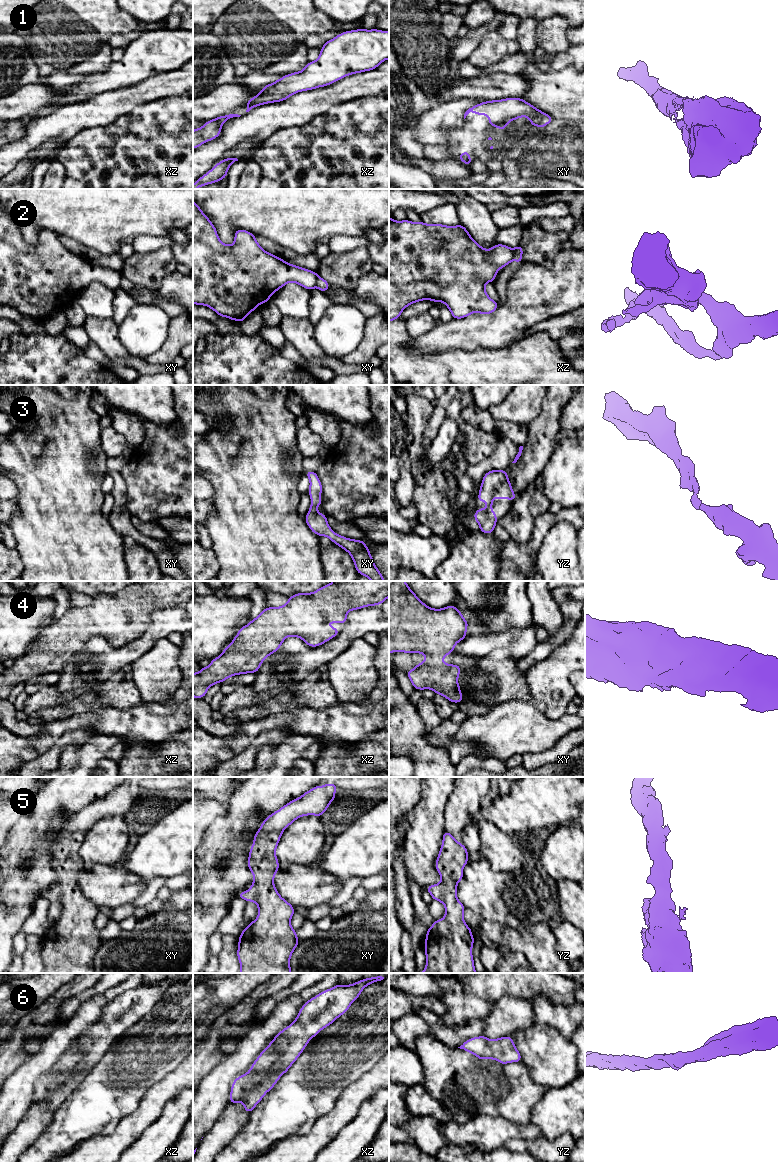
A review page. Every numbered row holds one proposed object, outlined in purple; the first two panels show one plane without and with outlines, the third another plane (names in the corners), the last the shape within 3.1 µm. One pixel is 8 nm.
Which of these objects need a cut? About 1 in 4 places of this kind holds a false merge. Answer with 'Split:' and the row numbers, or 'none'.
Split: 2

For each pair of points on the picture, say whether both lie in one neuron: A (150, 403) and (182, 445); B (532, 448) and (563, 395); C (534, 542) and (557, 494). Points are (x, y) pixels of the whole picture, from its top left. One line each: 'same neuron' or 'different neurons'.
A: different neurons
B: same neuron
C: different neurons

